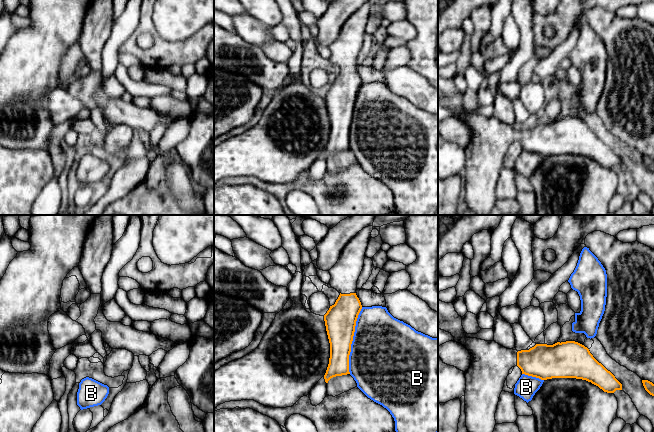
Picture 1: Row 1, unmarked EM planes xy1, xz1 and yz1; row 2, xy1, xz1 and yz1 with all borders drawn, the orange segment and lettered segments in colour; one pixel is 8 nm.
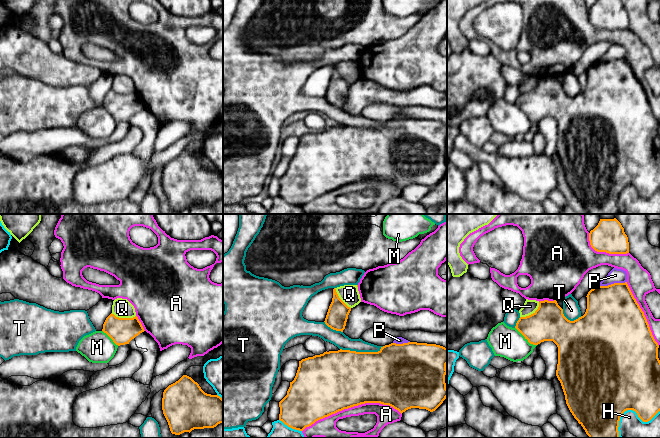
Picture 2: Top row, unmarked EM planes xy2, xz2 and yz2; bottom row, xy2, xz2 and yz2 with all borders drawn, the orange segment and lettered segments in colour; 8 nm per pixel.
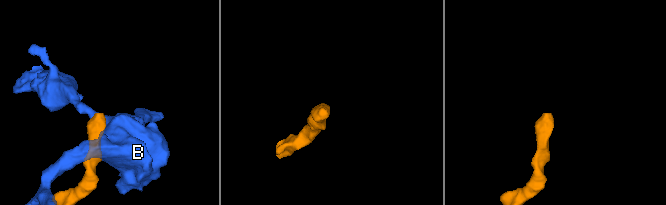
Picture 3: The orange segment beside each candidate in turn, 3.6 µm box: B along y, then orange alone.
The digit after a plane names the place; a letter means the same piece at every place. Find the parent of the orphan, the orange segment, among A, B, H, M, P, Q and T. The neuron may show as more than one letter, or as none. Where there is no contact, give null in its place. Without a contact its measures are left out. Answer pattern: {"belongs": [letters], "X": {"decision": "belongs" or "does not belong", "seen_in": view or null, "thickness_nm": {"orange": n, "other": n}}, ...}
{"belongs": [], "A": {"decision": "does not belong", "seen_in": "xz2", "thickness_nm": {"orange": 480, "other": 140}}, "B": {"decision": "does not belong", "seen_in": "xz1", "thickness_nm": {"orange": 260, "other": 500}}, "H": {"decision": "does not belong", "seen_in": "yz2", "thickness_nm": {"orange": 500, "other": 280}}, "M": {"decision": "does not belong", "seen_in": "yz2", "thickness_nm": {"orange": 280, "other": 240}}, "P": {"decision": "does not belong", "seen_in": "yz2", "thickness_nm": {"orange": 440, "other": 110}}, "Q": {"decision": "does not belong", "seen_in": "yz2", "thickness_nm": {"orange": 280, "other": 110}}, "T": {"decision": "does not belong", "seen_in": "xz2", "thickness_nm": {"orange": 460, "other": 120}}}

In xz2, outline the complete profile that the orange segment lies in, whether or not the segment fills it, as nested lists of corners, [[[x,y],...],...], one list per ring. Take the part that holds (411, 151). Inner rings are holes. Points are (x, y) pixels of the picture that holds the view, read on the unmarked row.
[[[391,119],[381,123],[378,128],[356,128],[342,125],[326,127],[299,137],[296,152],[290,158],[287,171],[279,178],[279,196],[292,205],[303,207],[320,195],[365,179],[389,181],[401,190],[411,184],[433,188],[447,174],[446,141],[447,124],[436,120]]]

